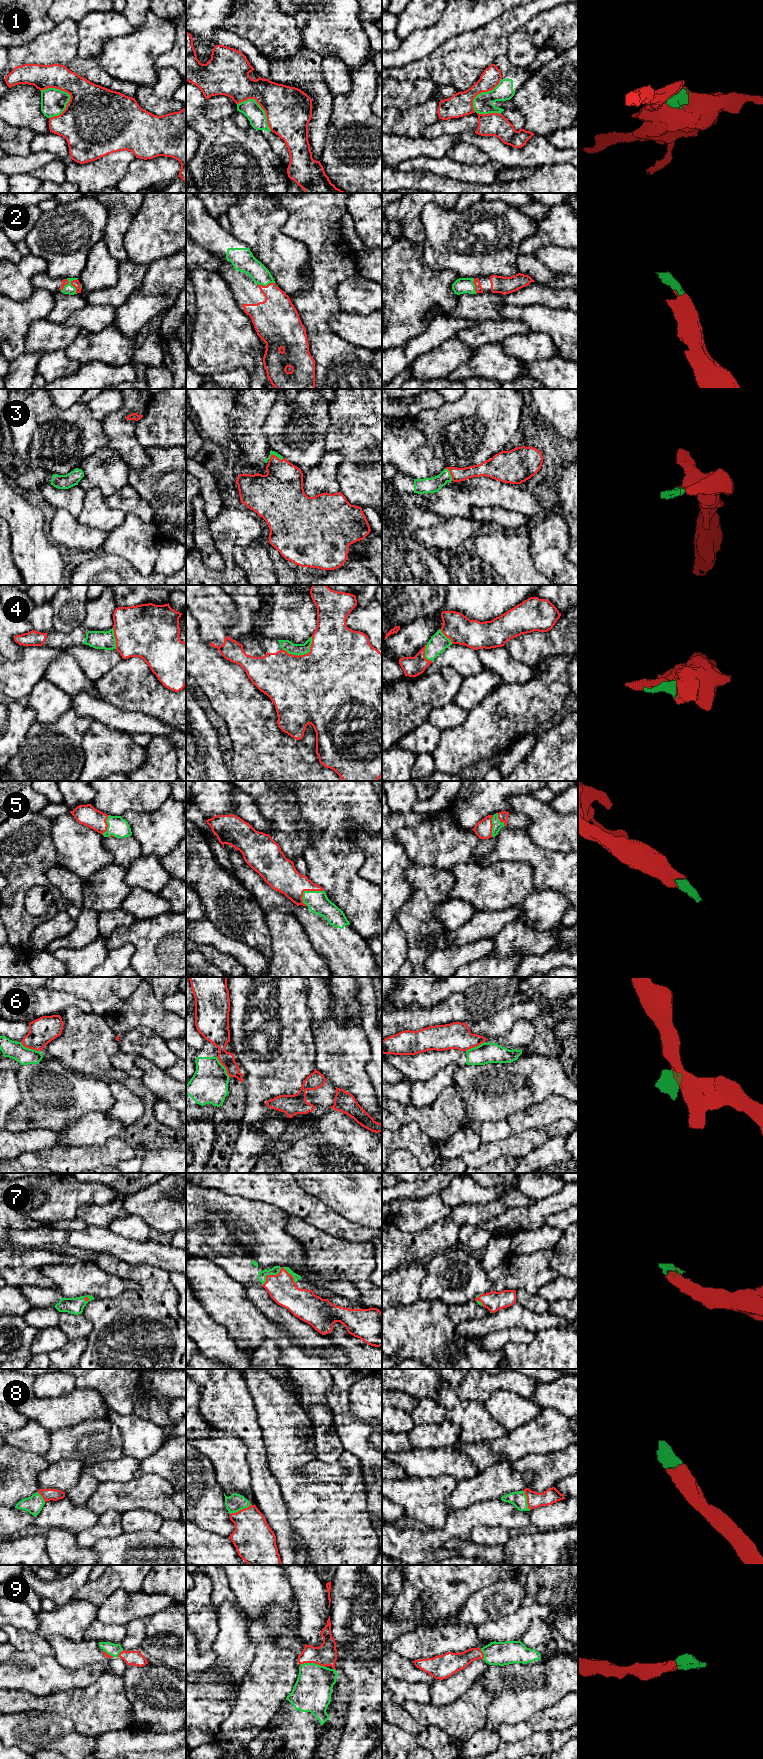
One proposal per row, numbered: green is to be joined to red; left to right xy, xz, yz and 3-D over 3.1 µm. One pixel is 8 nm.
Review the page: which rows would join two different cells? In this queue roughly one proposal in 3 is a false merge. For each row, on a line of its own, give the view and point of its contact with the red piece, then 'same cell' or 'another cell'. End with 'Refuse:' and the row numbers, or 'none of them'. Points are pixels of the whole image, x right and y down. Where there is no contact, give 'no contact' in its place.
1: xy (65, 109) | another cell
2: xy (68, 282) | same cell
3: xz (275, 456) | same cell
4: xz (302, 655) | same cell
5: xz (308, 890) | same cell
6: xz (224, 1066) | another cell
7: xz (279, 1272) | same cell
8: xz (240, 1510) | same cell
9: xz (313, 1662) | same cell
Refuse: 1, 6

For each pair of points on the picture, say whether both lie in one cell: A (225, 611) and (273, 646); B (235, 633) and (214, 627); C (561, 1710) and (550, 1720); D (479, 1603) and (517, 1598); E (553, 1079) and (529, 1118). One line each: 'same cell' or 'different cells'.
A: same cell
B: different cells
C: same cell
D: same cell
E: different cells

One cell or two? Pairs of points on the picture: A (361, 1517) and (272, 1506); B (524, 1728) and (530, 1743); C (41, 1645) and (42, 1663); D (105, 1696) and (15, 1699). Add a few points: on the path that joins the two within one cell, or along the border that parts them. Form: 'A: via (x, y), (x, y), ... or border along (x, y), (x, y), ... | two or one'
A: border along (279, 1486), (293, 1531) | two
B: border along (534, 1731), (524, 1739), (509, 1743) | two
C: border along (19, 1650), (51, 1655), (53, 1657) | two
D: via (83, 1703), (37, 1703) | one

